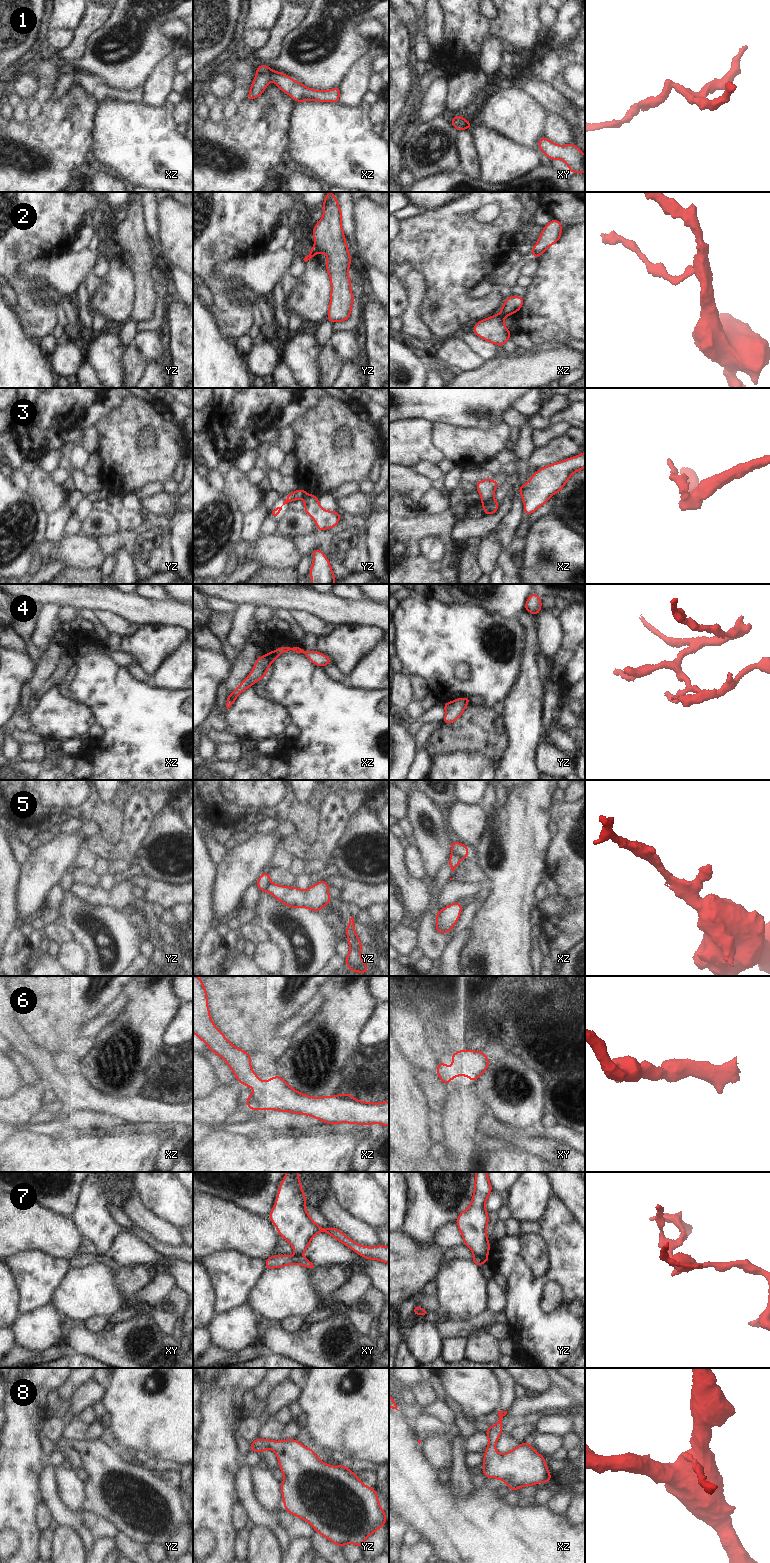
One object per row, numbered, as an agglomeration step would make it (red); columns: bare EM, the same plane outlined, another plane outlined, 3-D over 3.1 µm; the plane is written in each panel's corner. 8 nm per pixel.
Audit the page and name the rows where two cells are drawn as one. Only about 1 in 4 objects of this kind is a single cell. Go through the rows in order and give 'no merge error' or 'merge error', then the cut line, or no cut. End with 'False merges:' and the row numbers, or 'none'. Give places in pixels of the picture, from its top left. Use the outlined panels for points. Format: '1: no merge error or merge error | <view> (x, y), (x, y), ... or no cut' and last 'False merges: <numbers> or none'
1: no merge error | no cut
2: merge error | yz (313, 246), (316, 253)
3: merge error | xz (493, 498), (482, 504)
4: merge error | xz (266, 654), (271, 663)
5: merge error | yz (271, 883), (267, 891)
6: no merge error | no cut
7: merge error | yz (474, 1253), (487, 1255)
8: no merge error | no cut
False merges: 2, 3, 4, 5, 7

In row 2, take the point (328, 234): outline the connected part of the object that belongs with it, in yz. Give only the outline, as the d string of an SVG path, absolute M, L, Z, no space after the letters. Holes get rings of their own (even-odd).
M328 192L323 205L323 217L316 223L312 232L316 253L325 253L331 283L330 304L327 320L335 323L349 319L354 296L348 270L352 258L342 228L342 211L337 197Z

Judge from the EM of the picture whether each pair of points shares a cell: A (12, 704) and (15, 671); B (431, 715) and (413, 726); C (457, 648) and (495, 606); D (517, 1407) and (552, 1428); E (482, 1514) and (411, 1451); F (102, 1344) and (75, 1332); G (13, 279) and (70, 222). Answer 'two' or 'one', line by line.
A: one
B: one
C: two
D: two
E: one
F: one
G: one

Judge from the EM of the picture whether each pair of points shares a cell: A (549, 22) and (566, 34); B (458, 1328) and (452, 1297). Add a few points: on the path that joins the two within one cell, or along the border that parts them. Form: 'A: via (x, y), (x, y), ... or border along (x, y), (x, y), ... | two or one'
A: border along (559, 11), (557, 22), (549, 35) | two
B: border along (479, 1314), (468, 1319), (450, 1319) | two

